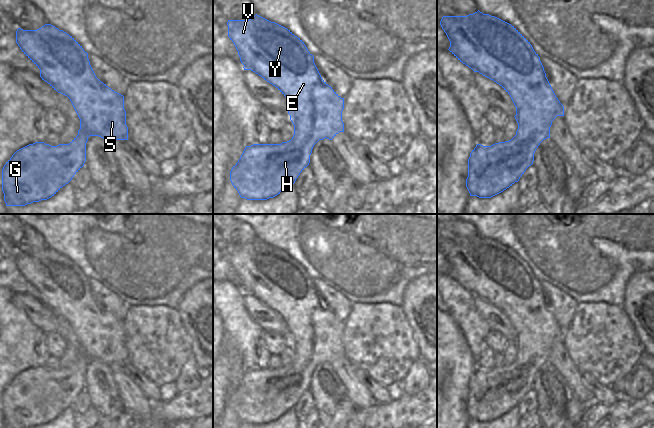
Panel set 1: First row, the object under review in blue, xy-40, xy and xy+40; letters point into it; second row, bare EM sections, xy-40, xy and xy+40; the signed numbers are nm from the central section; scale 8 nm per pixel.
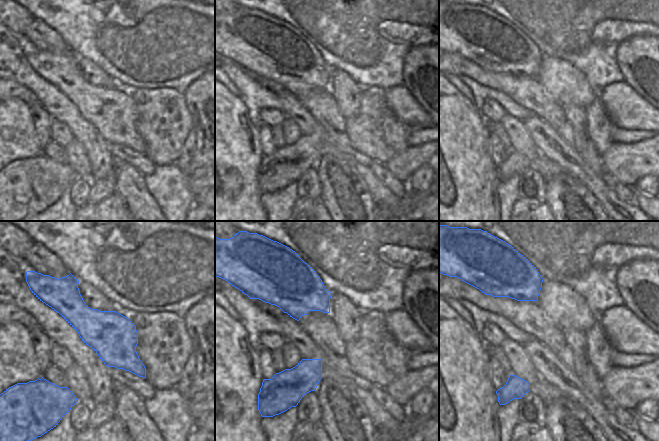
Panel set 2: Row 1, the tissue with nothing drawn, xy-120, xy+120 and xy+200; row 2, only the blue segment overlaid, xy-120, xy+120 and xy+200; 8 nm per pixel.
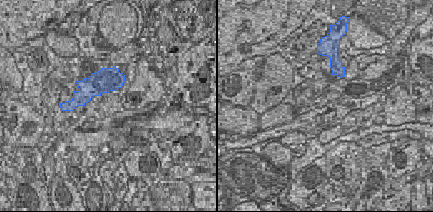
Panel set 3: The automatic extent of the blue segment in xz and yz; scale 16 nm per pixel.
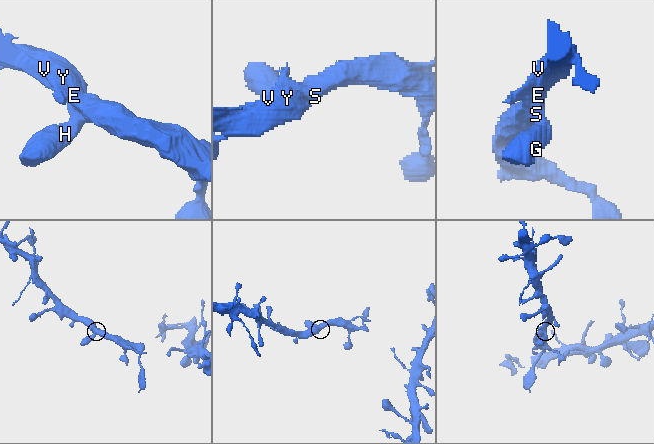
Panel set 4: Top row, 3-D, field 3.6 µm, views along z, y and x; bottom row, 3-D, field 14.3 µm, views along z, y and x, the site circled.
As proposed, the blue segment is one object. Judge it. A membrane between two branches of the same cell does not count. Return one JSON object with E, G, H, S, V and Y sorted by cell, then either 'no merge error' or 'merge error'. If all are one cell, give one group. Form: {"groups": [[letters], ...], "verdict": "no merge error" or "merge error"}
{"groups": [["E", "G", "H", "S", "V", "Y"]], "verdict": "no merge error"}

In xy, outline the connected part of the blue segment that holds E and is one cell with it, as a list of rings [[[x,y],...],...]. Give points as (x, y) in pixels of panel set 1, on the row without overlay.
[[[257,238],[249,244],[228,244],[227,249],[228,261],[238,275],[244,294],[255,296],[286,321],[288,338],[294,349],[294,359],[287,366],[246,370],[230,395],[230,405],[241,422],[267,424],[295,407],[309,389],[312,373],[319,364],[332,364],[339,356],[344,356],[344,322],[322,303],[314,280],[287,252]]]

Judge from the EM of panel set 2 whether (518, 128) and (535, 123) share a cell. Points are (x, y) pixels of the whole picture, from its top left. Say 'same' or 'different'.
different

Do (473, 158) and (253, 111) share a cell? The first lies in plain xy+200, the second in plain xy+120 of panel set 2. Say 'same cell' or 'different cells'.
different cells

